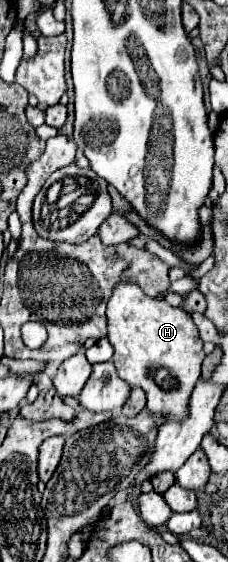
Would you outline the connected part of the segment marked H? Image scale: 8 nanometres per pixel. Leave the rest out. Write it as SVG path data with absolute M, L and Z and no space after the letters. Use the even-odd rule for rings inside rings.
M119 283L107 305L107 319L107 339L115 347L113 363L119 377L147 393L147 409L153 415L185 419L189 395L201 377L201 363L205 359L203 341L191 315L181 307L147 297L135 283ZM163 373L169 377L157 377Z

